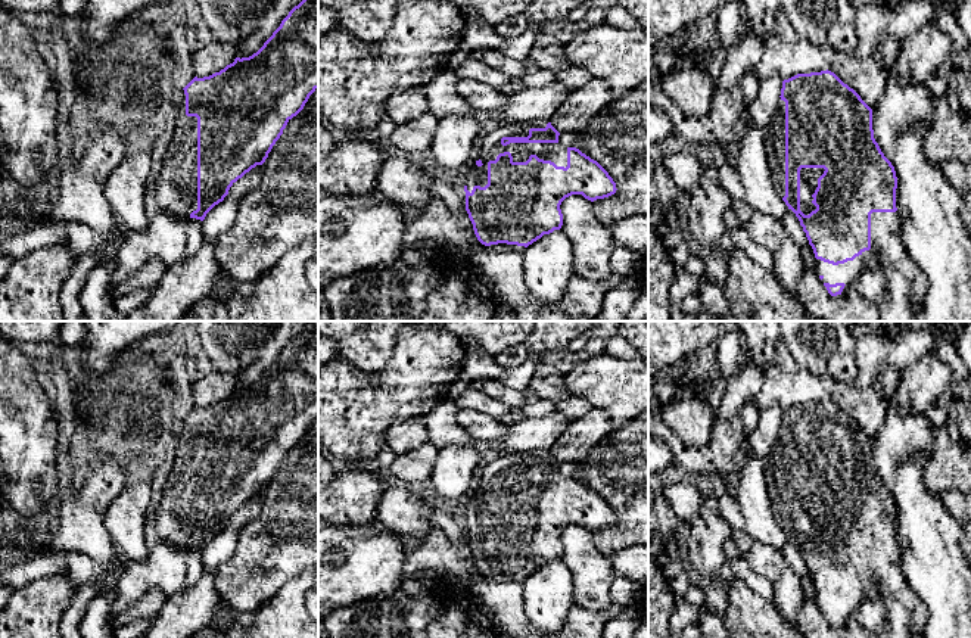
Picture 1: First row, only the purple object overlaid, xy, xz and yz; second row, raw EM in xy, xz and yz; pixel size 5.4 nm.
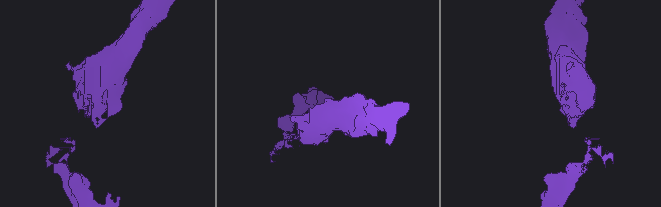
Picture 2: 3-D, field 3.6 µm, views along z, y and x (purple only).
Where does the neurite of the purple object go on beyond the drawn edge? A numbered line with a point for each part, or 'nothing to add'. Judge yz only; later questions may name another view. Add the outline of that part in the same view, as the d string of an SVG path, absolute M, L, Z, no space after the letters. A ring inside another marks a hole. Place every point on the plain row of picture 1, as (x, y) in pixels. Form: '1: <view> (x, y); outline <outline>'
1: yz (809, 507); outline M802 498L800 499L800 541L809 545L816 536L812 533L818 517L818 508L824 504L824 498Z

